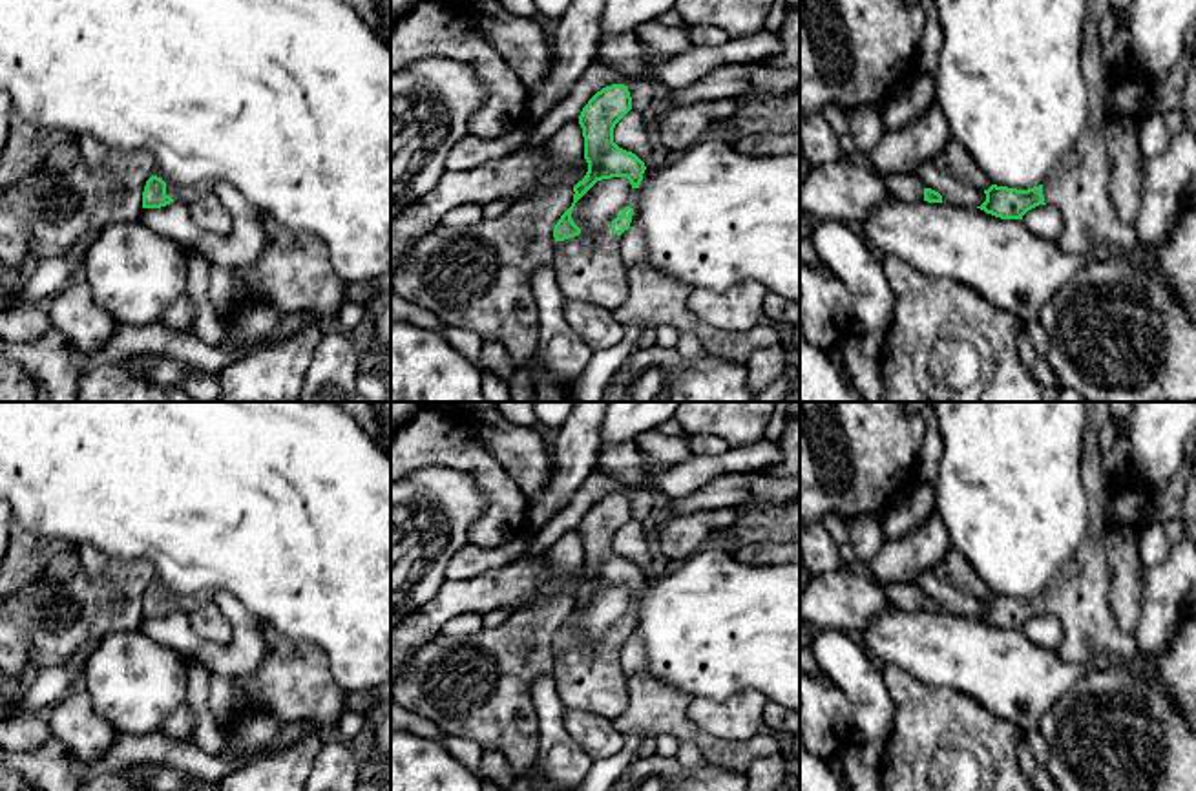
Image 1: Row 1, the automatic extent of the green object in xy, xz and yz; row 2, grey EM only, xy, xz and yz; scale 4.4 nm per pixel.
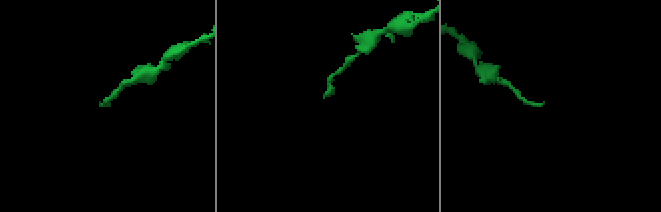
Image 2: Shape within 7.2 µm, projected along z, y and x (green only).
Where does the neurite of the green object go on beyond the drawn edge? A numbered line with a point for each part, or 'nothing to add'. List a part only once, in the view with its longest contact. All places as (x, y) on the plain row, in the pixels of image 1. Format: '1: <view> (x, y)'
1: xy (183, 603)

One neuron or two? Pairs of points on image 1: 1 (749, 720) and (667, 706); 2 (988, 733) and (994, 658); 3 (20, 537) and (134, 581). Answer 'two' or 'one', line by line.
1: two
2: two
3: two

